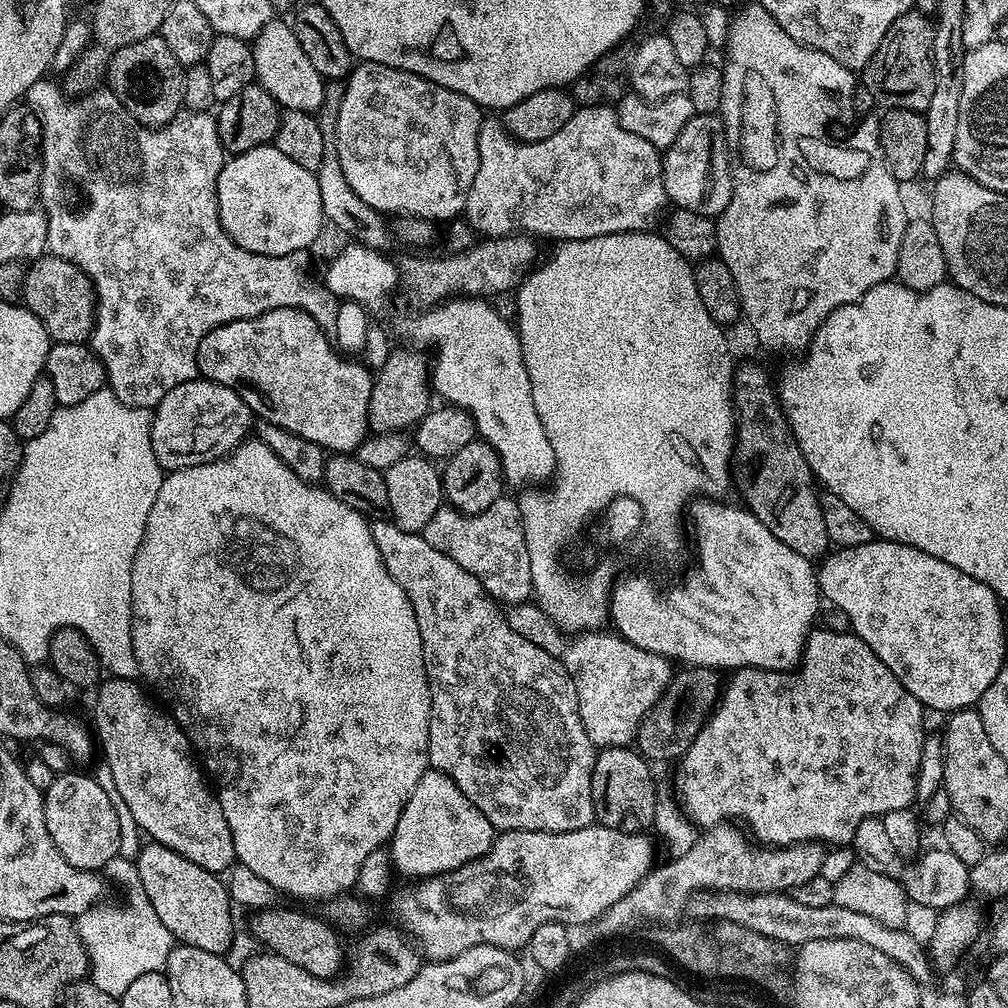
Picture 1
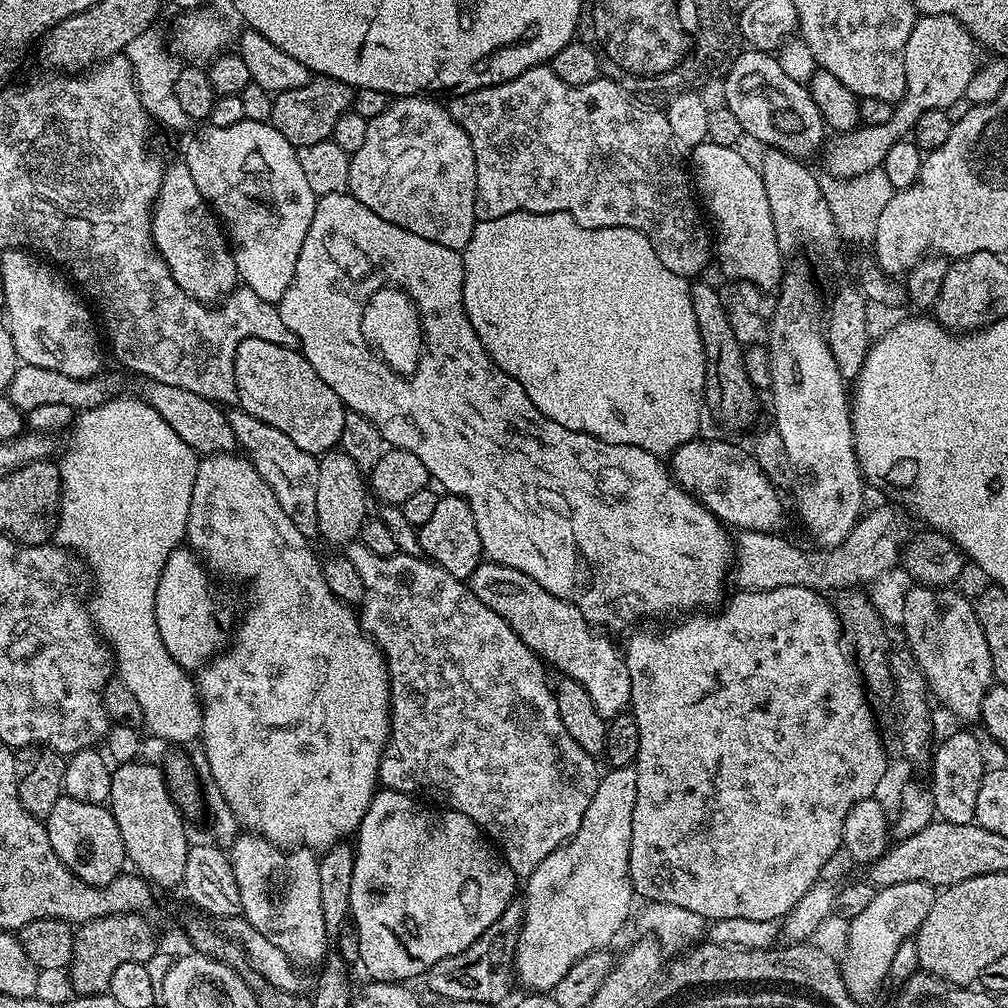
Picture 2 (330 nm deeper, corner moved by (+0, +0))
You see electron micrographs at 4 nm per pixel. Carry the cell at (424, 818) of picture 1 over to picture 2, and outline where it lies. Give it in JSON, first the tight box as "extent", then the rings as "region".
{"extent":[350,787,518,982],"region":[[[381,787],[377,791],[355,833],[354,851],[356,861],[354,862],[354,878],[350,878],[350,920],[356,926],[360,943],[359,963],[364,964],[365,970],[370,974],[368,976],[373,981],[412,982],[415,976],[423,977],[434,965],[442,962],[442,958],[462,954],[462,950],[469,948],[487,928],[494,926],[494,922],[498,922],[498,918],[506,910],[506,906],[513,903],[515,896],[512,895],[515,892],[517,895],[518,892],[518,877],[512,873],[510,866],[499,851],[485,839],[480,827],[470,818],[466,818],[466,814],[451,810],[437,810],[427,803],[418,803],[417,797],[410,796],[407,792],[390,790],[385,787]]]}

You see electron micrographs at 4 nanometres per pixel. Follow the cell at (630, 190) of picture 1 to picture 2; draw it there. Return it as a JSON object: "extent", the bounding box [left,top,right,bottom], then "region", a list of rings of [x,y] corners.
{"extent":[447,66,714,278],"region":[[[550,66],[528,68],[512,80],[495,84],[489,88],[479,88],[461,96],[453,95],[452,104],[447,105],[448,113],[466,130],[470,138],[470,146],[474,146],[474,162],[476,163],[476,218],[477,221],[502,218],[515,212],[568,212],[584,228],[629,228],[638,230],[656,248],[658,258],[674,274],[685,278],[696,278],[707,266],[708,260],[714,256],[714,240],[706,227],[701,205],[694,195],[694,184],[690,179],[689,169],[680,161],[681,149],[678,147],[674,134],[670,130],[670,122],[663,111],[655,112],[647,108],[642,101],[628,89],[616,83],[612,78],[601,78],[594,82],[586,82],[586,86],[570,86],[554,74]]]}

